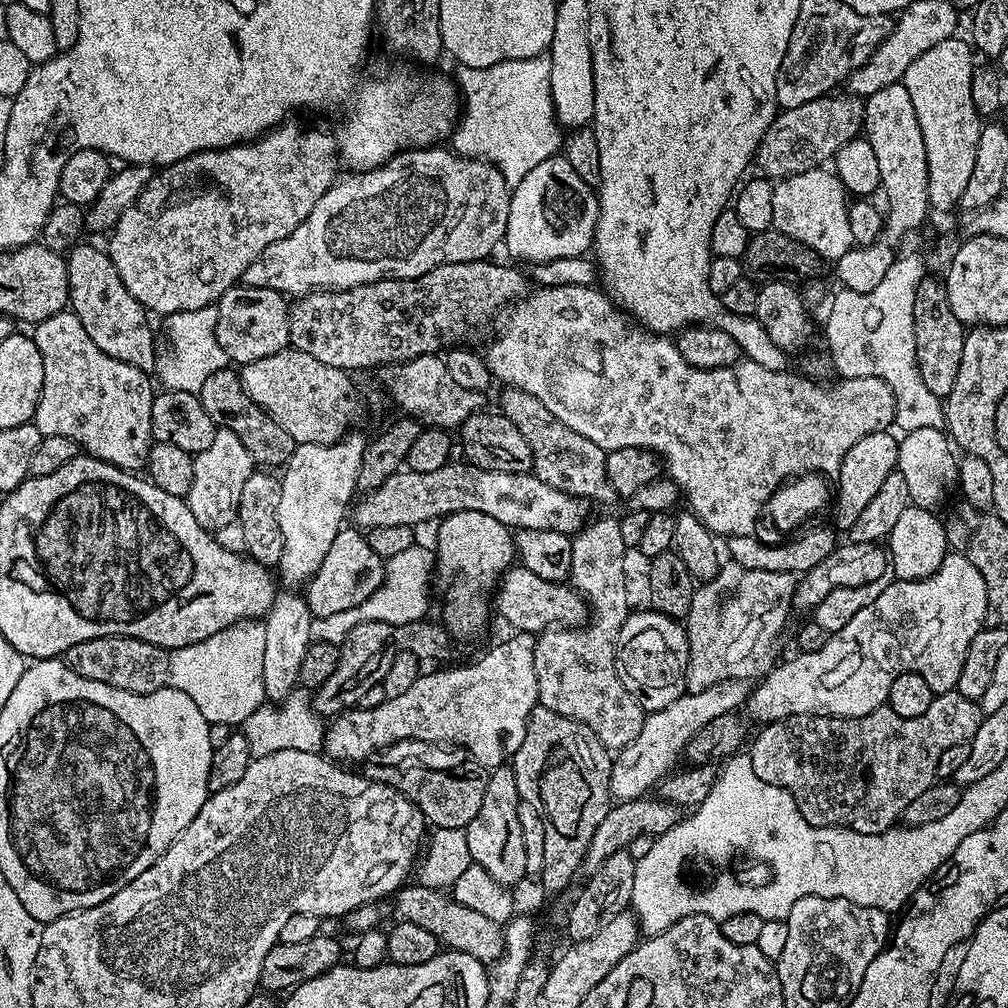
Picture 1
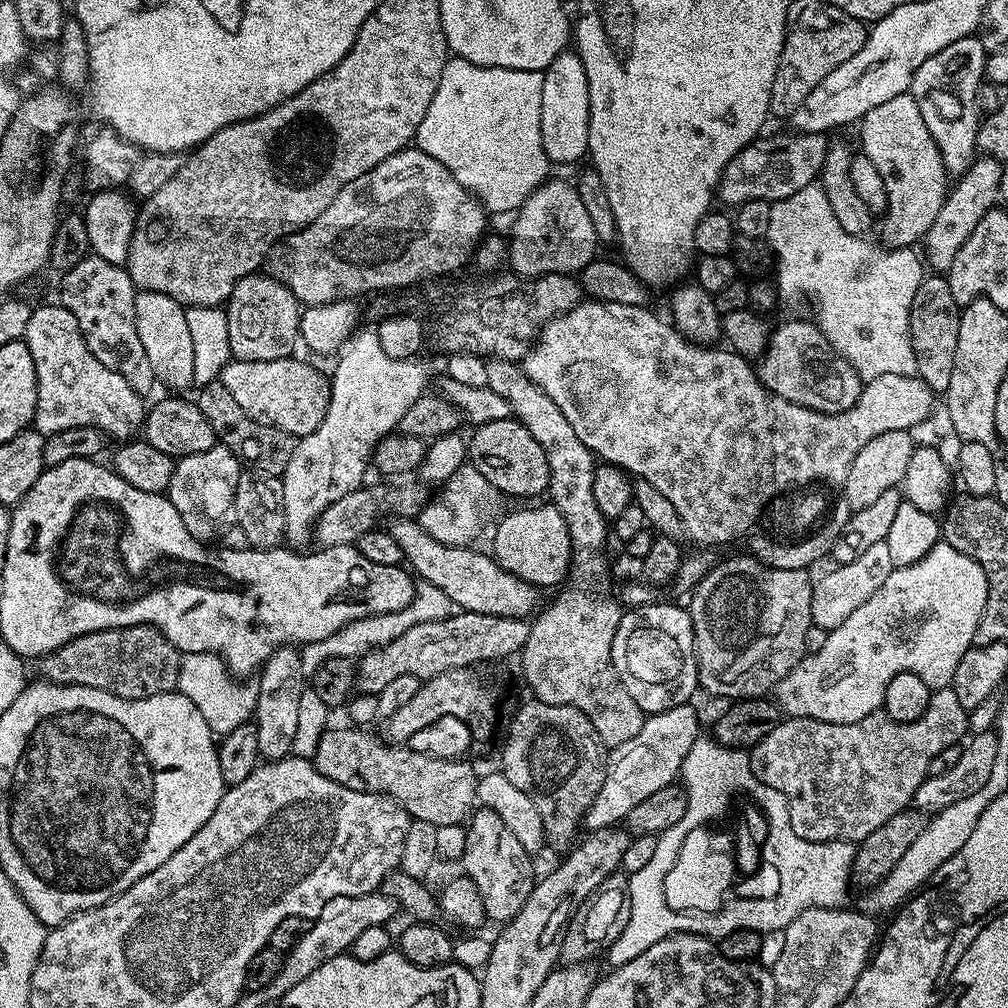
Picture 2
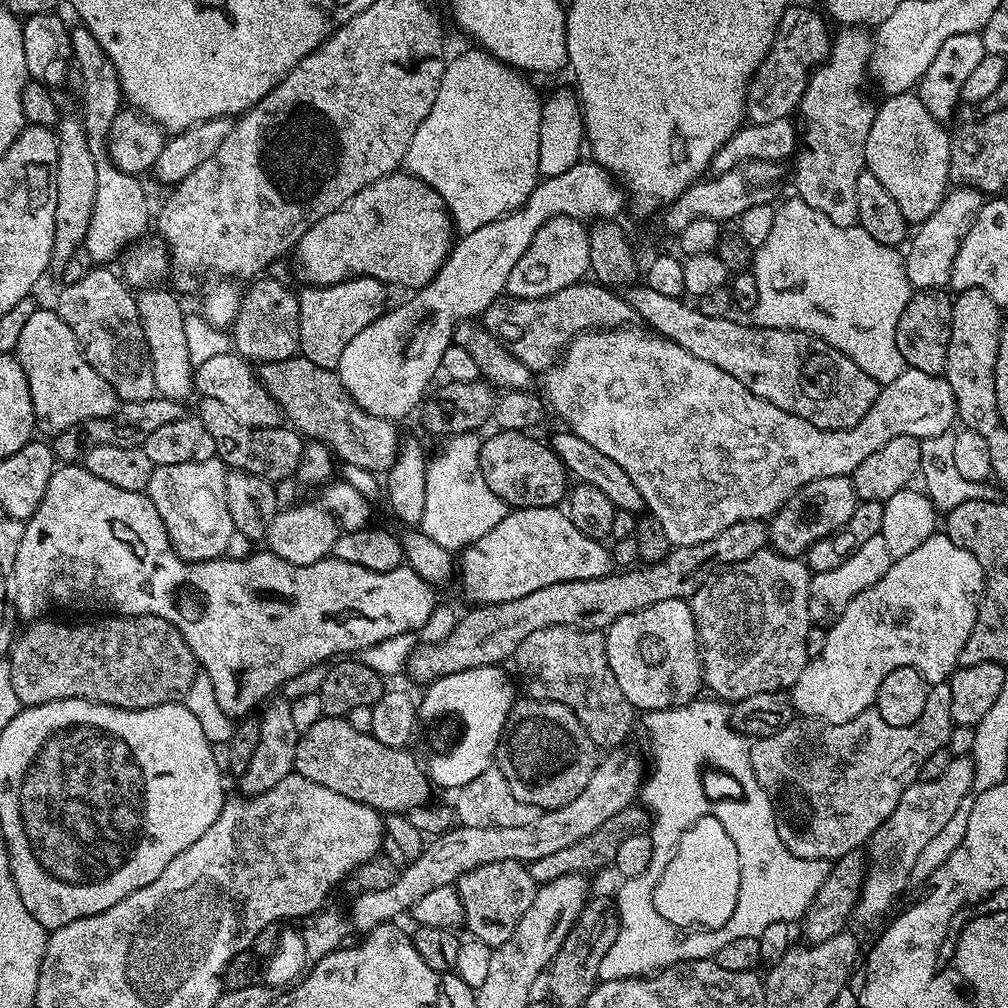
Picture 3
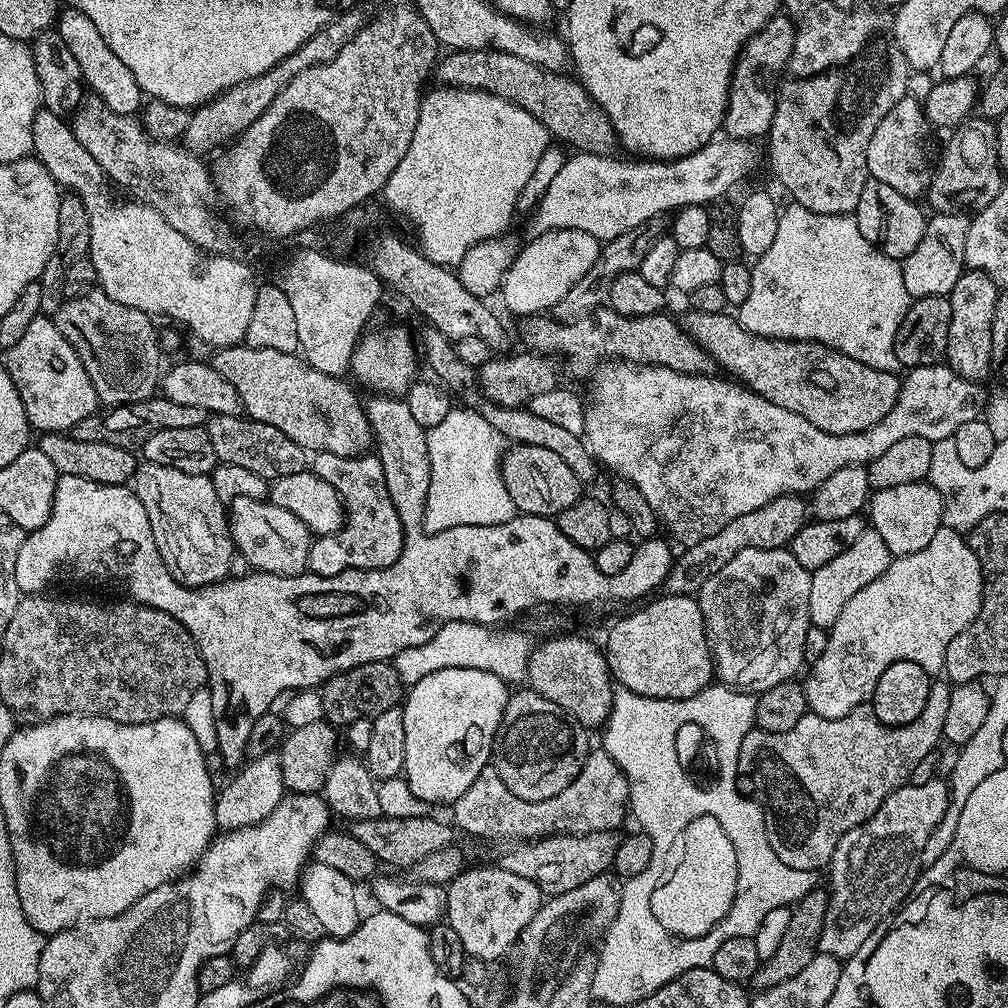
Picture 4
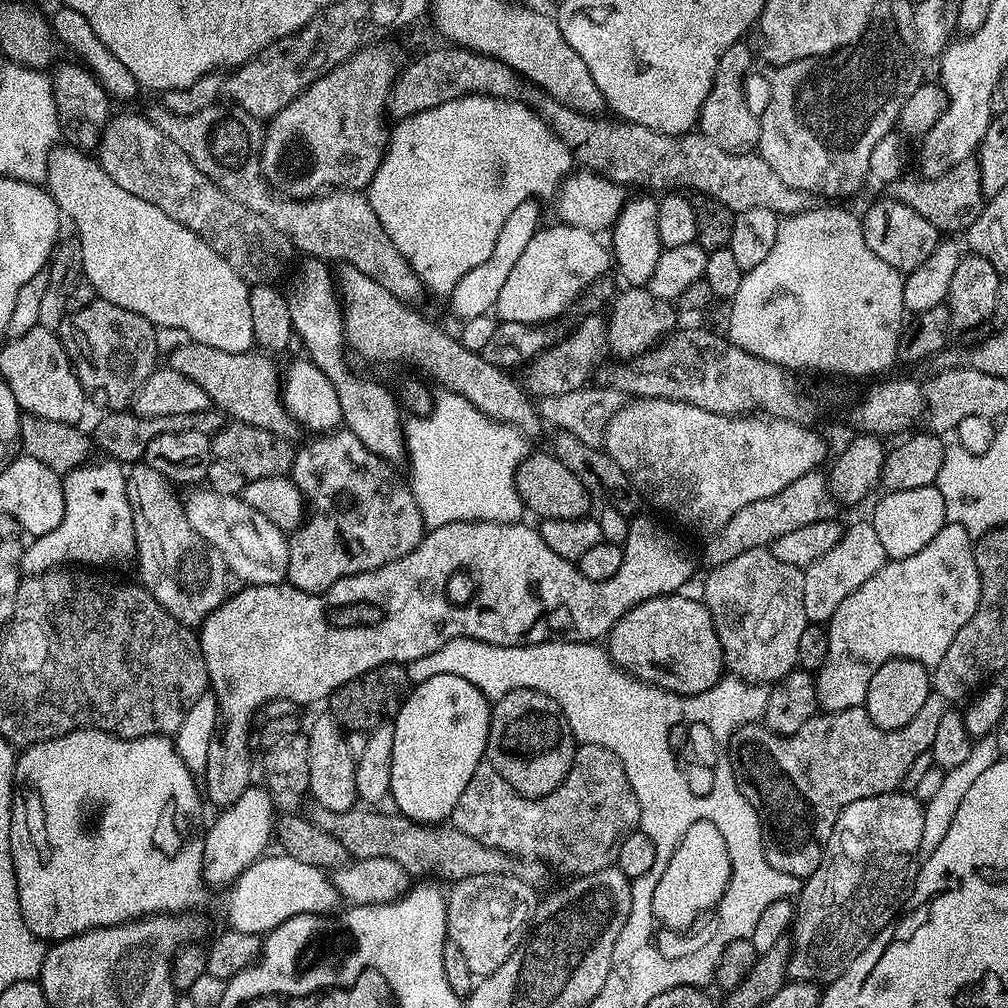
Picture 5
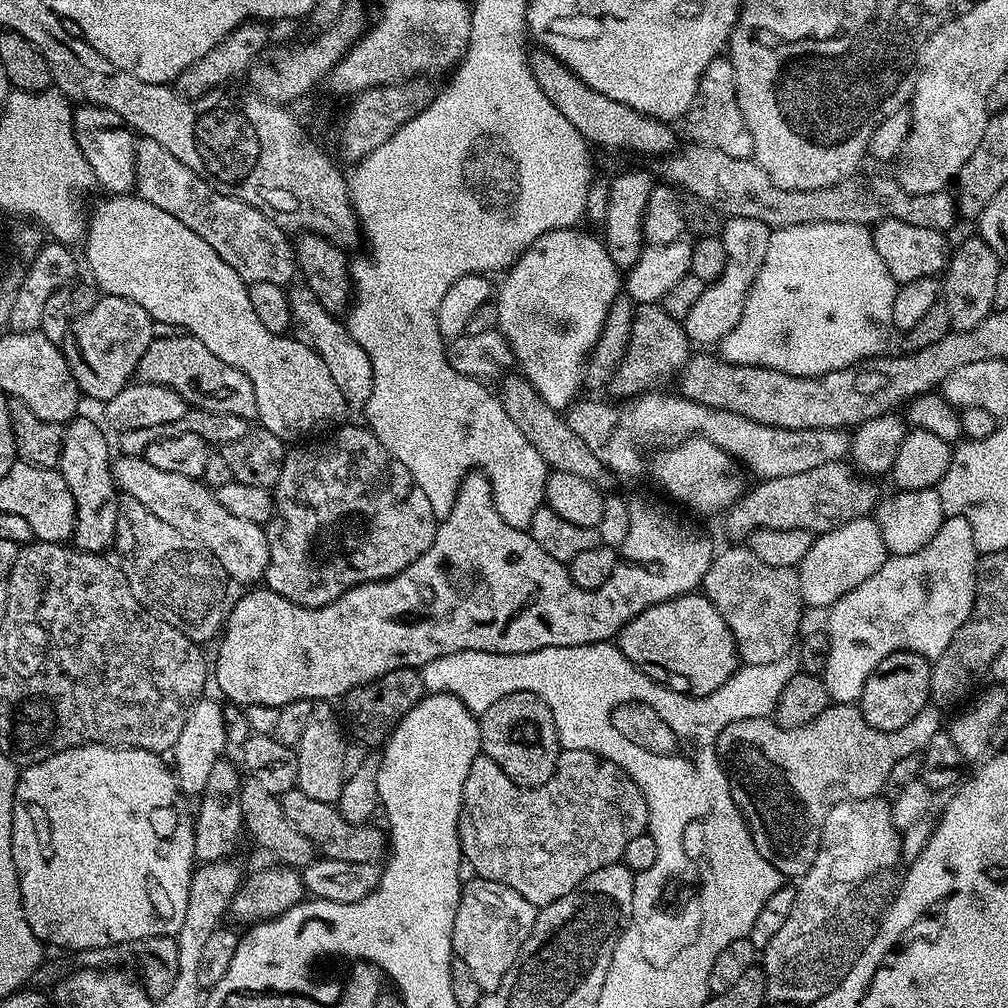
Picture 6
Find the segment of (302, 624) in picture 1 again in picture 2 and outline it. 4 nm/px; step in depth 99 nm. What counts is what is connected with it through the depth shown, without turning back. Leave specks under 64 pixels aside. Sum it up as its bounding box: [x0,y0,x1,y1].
[254,646,306,761]

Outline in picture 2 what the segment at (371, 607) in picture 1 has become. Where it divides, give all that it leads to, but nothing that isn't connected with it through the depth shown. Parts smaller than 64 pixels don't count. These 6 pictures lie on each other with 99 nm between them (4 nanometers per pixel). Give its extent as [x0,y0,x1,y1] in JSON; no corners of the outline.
[299,582,454,677]

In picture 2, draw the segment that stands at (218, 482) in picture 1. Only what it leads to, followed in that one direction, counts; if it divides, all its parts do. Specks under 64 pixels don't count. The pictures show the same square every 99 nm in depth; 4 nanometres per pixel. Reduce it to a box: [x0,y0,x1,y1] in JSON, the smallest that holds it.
[166,442,241,541]

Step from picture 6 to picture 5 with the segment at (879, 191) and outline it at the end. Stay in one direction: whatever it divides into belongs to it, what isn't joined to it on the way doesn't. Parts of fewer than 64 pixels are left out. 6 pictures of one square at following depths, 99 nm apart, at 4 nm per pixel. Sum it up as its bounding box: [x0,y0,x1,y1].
[531,91,986,234]

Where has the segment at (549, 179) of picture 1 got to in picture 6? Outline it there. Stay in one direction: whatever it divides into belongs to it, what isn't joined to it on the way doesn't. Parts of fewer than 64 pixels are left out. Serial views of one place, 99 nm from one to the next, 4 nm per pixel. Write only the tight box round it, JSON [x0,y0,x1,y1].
[494,226,622,410]

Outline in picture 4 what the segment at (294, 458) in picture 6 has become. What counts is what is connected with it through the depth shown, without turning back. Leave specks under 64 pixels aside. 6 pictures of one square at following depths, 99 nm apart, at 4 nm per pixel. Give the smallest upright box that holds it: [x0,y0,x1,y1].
[307,453,405,576]

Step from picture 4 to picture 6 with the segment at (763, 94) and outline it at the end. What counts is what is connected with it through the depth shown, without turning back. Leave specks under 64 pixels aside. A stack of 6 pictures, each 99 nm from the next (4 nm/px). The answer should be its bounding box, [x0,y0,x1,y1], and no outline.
[686,54,754,159]

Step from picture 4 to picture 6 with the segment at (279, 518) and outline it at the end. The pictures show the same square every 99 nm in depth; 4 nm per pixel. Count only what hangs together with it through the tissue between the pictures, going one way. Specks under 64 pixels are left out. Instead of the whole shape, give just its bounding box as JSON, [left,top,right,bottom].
[112,455,270,586]

